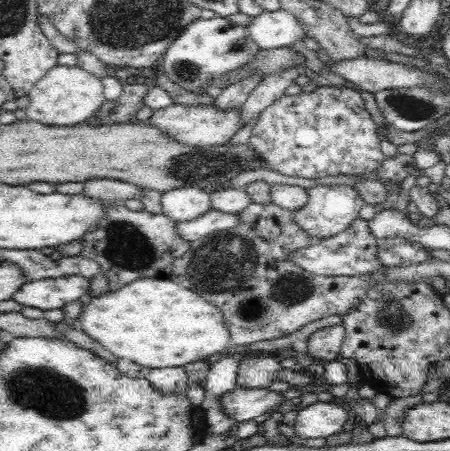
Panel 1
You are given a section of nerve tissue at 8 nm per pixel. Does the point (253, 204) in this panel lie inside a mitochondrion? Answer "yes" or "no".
no

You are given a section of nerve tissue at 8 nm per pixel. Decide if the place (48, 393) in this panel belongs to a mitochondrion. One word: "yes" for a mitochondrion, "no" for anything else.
yes

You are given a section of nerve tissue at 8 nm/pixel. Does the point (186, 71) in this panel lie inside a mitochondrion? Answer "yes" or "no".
yes

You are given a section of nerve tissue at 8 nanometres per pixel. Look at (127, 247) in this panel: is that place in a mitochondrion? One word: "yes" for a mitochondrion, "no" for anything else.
yes

